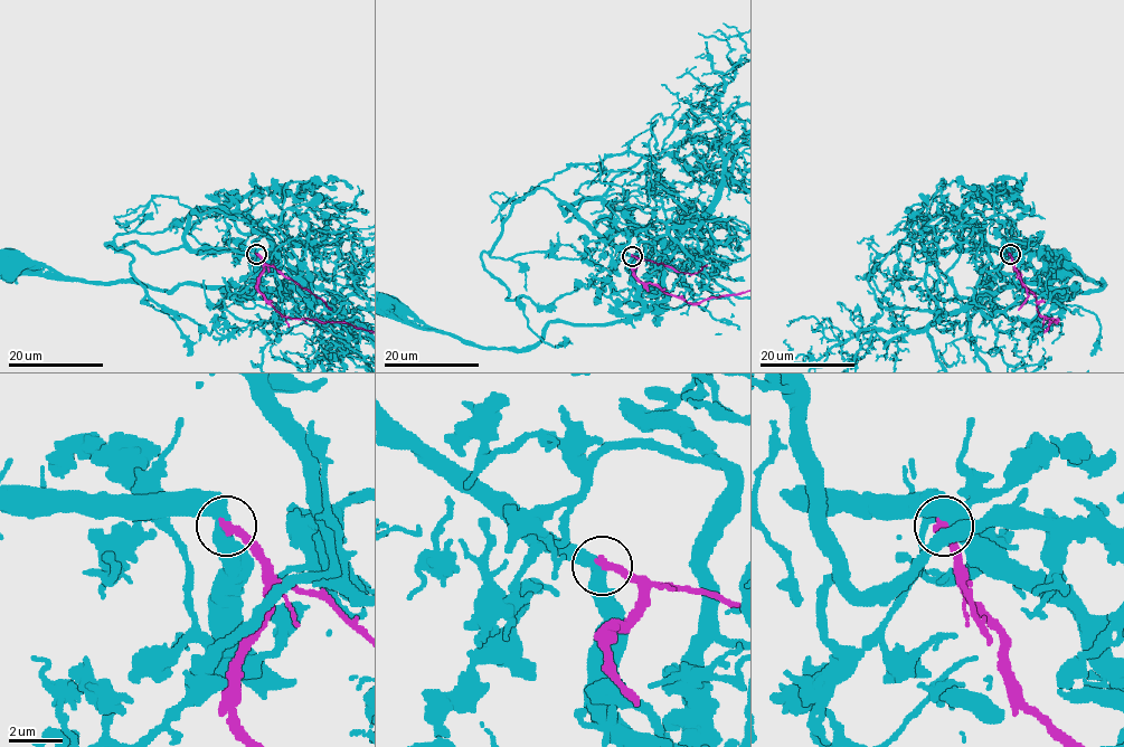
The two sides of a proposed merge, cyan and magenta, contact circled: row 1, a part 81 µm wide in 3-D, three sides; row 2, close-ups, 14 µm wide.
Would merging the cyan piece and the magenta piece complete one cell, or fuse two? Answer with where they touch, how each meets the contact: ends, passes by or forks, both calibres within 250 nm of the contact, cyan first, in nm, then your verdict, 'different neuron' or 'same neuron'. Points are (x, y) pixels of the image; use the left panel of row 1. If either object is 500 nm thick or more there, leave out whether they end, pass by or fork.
(256, 254) | 550/340 nm | different neuron

